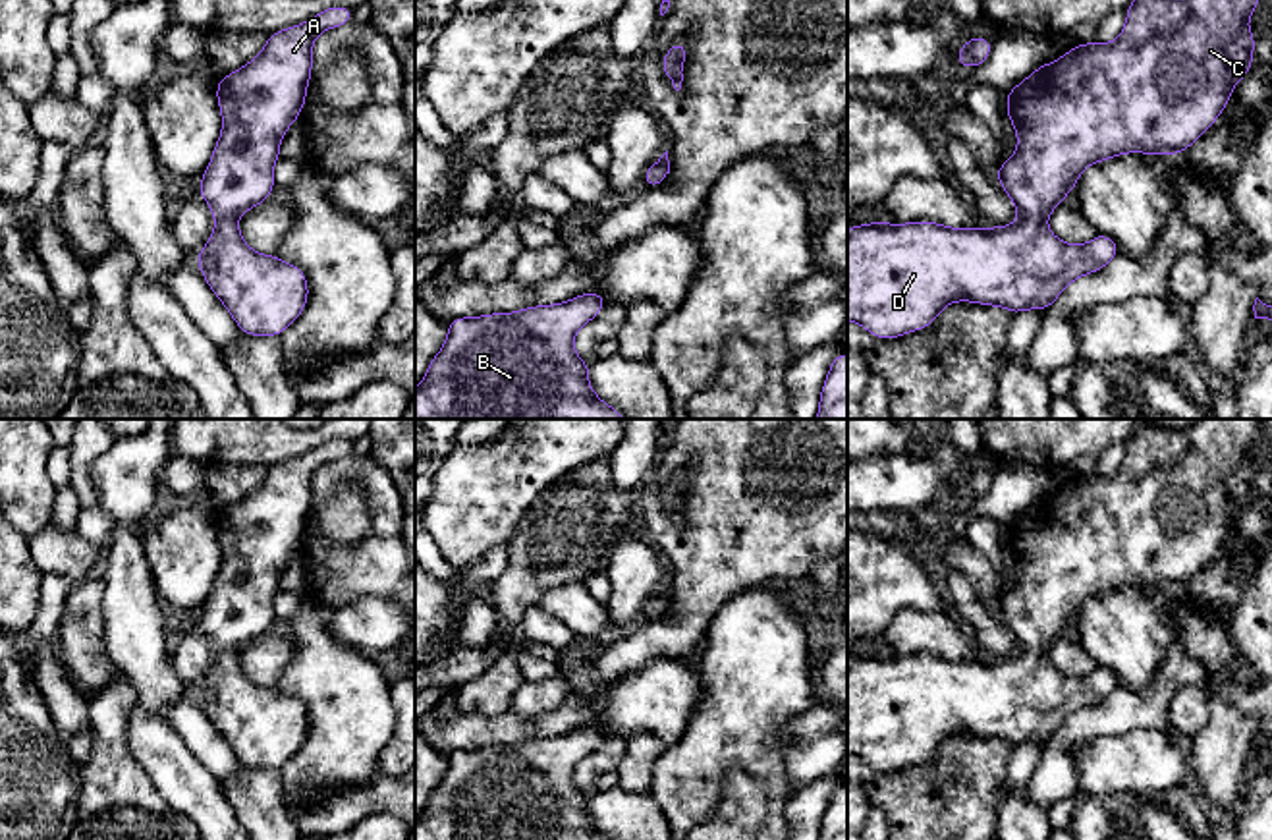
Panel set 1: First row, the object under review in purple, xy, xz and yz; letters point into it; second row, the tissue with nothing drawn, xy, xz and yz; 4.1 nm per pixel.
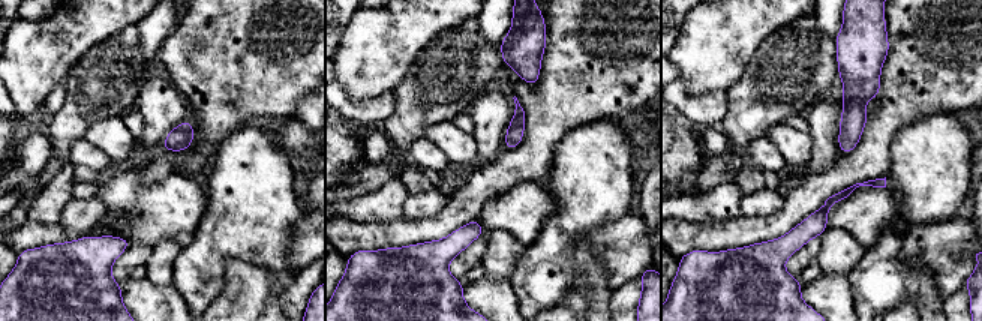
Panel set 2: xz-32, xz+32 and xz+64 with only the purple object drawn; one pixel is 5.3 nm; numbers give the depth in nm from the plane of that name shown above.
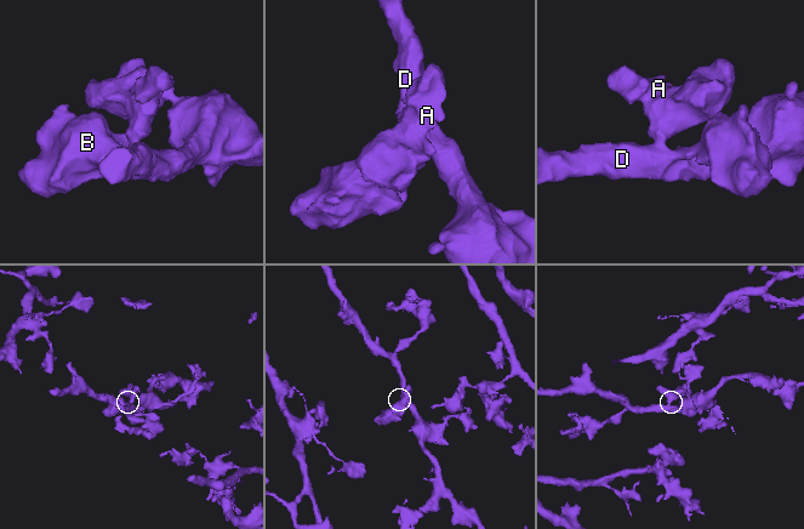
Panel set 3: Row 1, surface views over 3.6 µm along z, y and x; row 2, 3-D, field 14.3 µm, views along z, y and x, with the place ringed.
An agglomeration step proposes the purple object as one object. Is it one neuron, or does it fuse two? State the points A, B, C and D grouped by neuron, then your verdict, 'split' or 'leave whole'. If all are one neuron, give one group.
groups A B C D; leave whole

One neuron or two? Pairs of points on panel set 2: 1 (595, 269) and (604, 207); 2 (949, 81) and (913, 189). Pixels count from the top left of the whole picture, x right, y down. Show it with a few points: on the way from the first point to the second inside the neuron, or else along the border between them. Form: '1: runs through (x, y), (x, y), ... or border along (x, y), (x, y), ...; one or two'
1: runs through (580, 254), (580, 231), (589, 222); one
2: border along (958, 113), (927, 114), (906, 126); two

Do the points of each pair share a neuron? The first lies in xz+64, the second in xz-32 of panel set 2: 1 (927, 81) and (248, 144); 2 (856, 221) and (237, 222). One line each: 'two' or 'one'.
1: two
2: two

